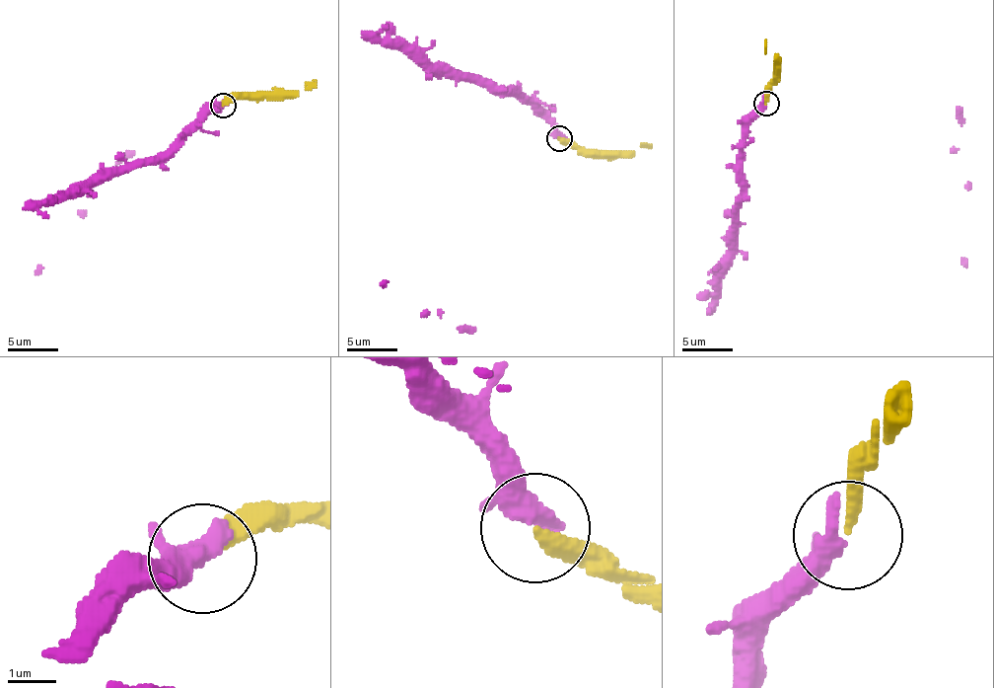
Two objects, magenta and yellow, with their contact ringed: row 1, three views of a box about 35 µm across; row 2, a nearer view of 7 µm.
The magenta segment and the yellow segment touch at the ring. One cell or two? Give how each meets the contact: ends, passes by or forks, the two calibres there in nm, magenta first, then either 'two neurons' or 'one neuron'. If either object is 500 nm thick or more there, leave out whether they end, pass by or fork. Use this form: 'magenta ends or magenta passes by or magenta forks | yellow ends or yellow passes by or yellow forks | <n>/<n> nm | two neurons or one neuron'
magenta passes by | yellow ends | 400/300 nm | one neuron

